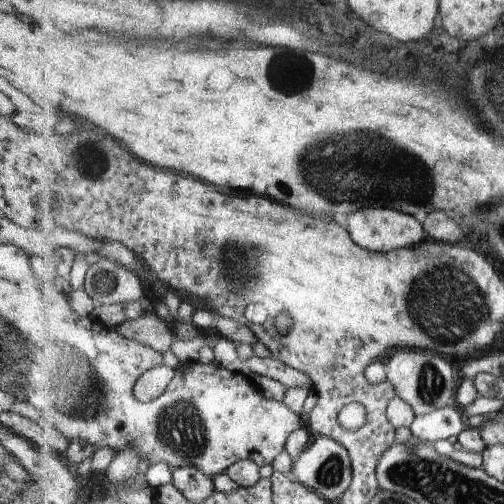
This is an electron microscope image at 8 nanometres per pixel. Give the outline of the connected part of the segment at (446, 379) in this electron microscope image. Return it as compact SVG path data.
M421 349L403 350L395 353L387 362L388 381L395 387L396 396L408 402L417 417L440 411L456 405L458 395L457 363L445 362L433 352L421 352Z

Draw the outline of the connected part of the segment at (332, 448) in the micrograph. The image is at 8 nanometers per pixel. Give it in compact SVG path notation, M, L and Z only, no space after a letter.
M319 434L295 459L291 475L307 488L317 491L327 501L339 502L352 483L352 458L348 448L341 444L340 441L333 437Z

